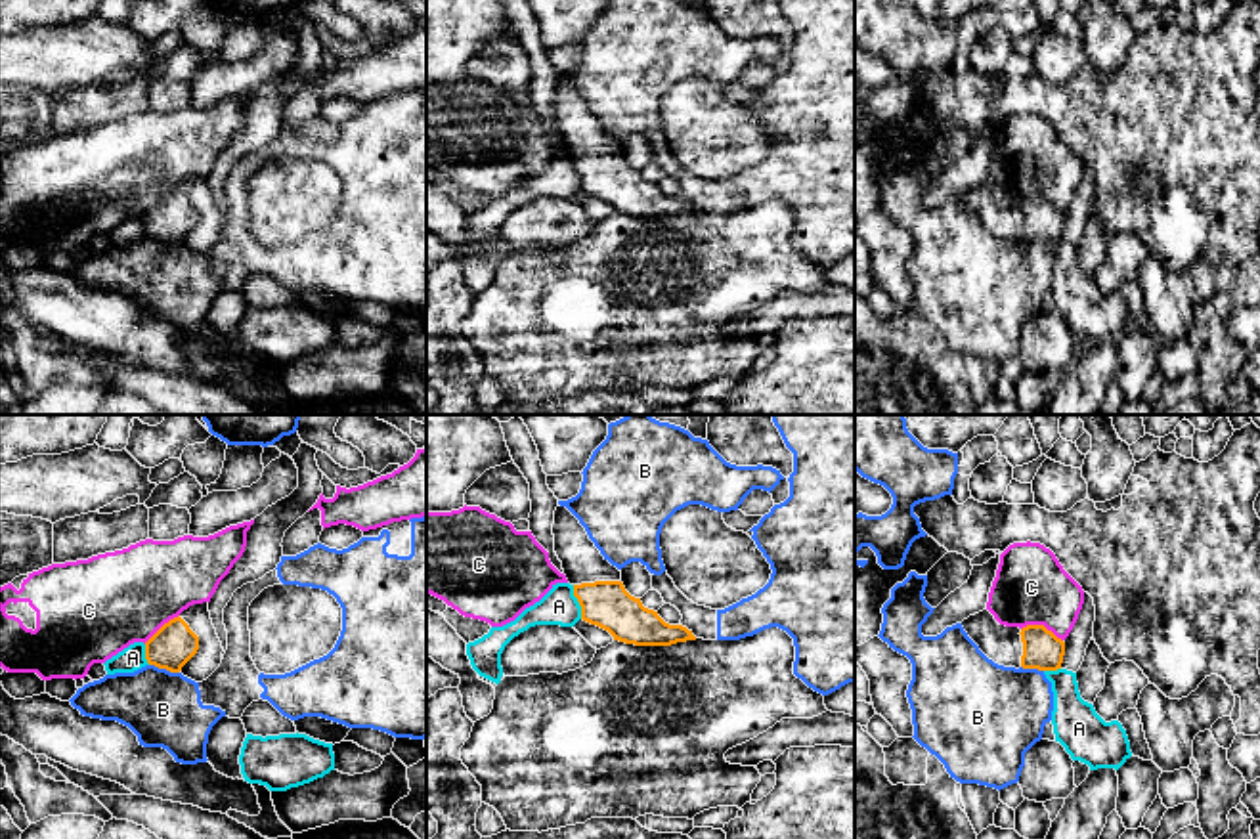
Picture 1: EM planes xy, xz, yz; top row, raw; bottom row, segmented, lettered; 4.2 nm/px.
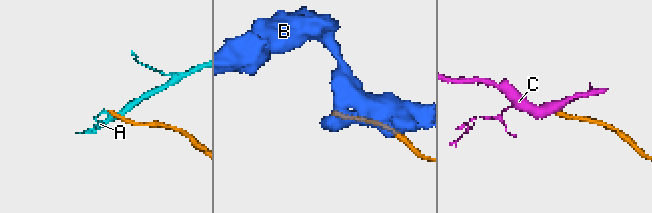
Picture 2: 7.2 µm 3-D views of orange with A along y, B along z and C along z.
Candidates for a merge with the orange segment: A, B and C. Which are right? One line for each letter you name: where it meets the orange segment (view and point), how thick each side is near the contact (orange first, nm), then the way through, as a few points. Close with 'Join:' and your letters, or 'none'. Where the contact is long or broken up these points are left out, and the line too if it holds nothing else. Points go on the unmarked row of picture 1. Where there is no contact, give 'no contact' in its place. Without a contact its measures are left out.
Join: none

